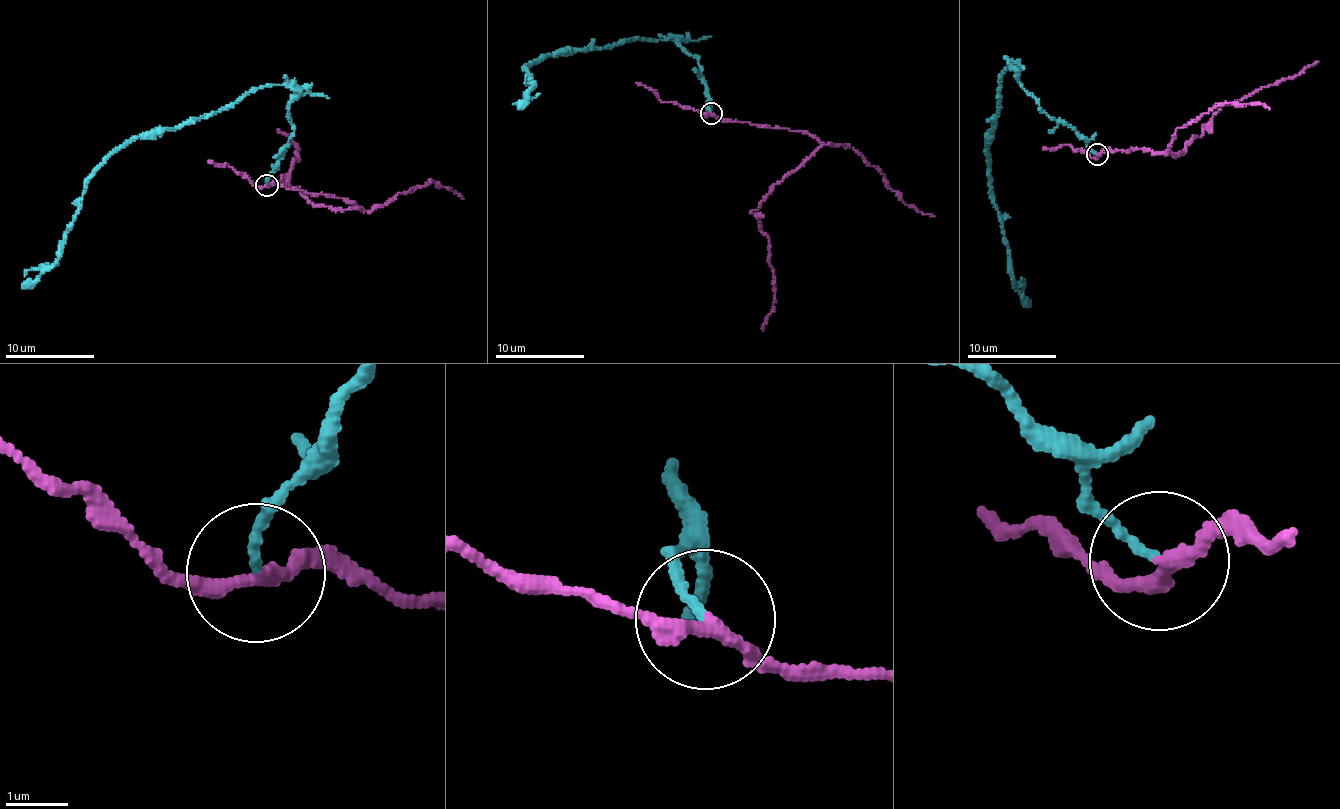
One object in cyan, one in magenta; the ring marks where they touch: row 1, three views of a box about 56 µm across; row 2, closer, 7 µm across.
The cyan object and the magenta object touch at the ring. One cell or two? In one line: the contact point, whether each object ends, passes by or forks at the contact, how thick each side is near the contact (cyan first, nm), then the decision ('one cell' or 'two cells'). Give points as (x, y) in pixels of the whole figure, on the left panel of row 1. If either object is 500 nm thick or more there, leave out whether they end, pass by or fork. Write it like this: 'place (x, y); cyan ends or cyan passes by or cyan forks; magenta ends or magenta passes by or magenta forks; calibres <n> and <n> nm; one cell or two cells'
place (266, 185); cyan ends; magenta passes by; calibres 110 and 220 nm; two cells

